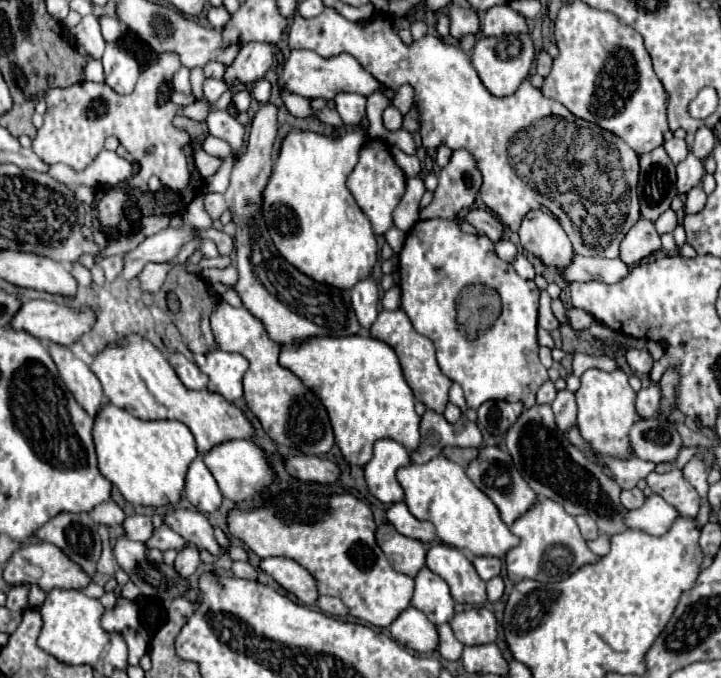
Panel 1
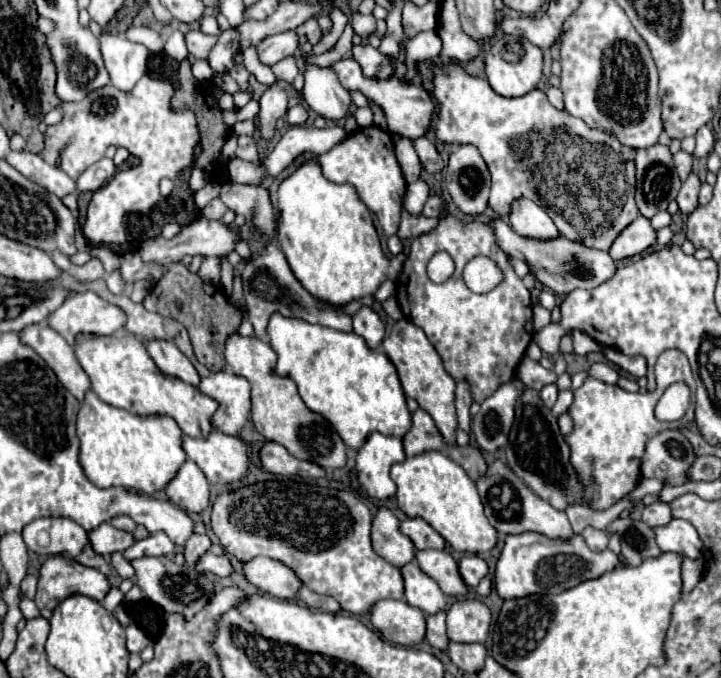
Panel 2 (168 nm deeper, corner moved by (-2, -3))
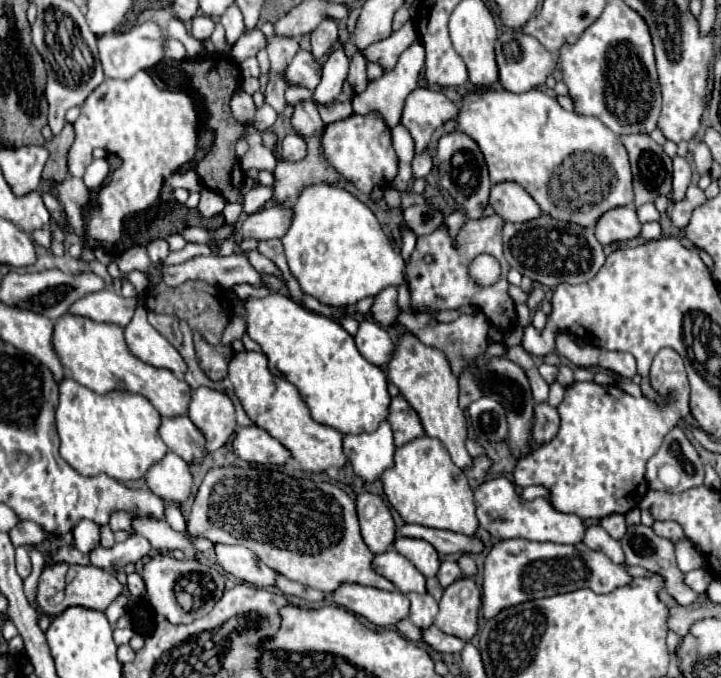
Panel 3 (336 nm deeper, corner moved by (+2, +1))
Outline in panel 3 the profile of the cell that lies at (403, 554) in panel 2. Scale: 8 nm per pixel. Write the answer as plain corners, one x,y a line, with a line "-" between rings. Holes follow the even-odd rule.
366,492
356,496
356,508
366,546
374,554
388,552
396,540
396,526
386,502
380,496

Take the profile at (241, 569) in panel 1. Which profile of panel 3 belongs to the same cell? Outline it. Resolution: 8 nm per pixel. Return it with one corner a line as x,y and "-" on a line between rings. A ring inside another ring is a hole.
134,518
132,530
140,536
144,536
156,550
182,550
188,560
198,560
198,550
192,546
192,542
182,534
168,526
166,520
154,520
154,518

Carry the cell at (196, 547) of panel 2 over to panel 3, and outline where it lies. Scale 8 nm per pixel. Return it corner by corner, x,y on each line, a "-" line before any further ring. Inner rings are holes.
214,468
206,474
194,498
188,534
192,538
228,542
224,540
226,532
230,534
230,544
250,548
278,574
326,594
332,594
340,582
396,590
392,582
372,570
374,556
360,534
356,500
330,482
314,484
312,480
290,478
284,472
266,468

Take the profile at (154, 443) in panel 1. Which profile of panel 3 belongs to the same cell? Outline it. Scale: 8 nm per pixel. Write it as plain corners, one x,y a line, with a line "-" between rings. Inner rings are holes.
70,376
60,382
60,404
56,410
60,456
82,476
108,474
120,482
144,478
168,454
168,446
158,434
160,422
160,412
140,394
110,392
100,396

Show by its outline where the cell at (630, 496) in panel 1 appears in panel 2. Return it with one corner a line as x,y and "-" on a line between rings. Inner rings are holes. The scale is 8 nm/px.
654,502
654,504
646,506
644,512
642,512
642,520
644,520
648,526
652,526
652,528
666,526
666,524
670,524
670,520
672,520
670,506
668,506
668,504
662,504
662,502

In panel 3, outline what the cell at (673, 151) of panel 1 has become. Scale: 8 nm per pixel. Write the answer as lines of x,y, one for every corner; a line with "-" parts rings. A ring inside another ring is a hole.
674,156
674,172
672,172
672,178
674,178
674,188
672,188
672,198
674,200
682,200
684,198
684,192
692,180
692,172
690,172
690,164
686,158
682,156

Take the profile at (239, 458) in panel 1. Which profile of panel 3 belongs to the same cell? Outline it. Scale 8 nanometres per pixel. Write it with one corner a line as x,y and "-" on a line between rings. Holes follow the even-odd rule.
188,416
162,418
158,432
164,444
188,464
200,464
208,456
204,454
204,434
196,430
196,424

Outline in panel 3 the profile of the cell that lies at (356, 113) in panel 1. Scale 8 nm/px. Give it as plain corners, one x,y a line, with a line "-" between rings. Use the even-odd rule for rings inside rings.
300,50
292,64
286,70
286,78
298,86
304,86
308,90
316,90
316,86
320,84
320,72
322,66
318,64
318,60
312,56
312,52
308,50

